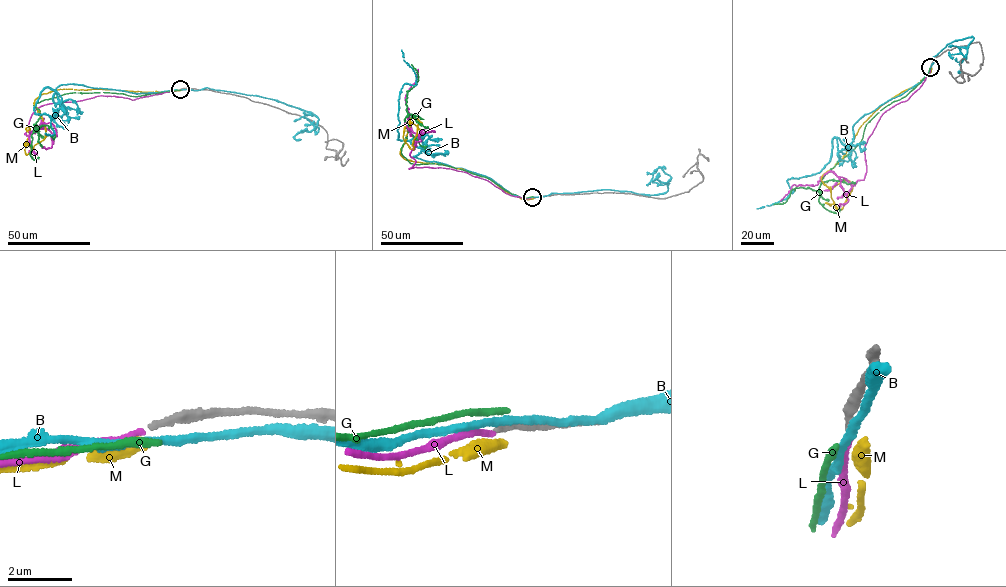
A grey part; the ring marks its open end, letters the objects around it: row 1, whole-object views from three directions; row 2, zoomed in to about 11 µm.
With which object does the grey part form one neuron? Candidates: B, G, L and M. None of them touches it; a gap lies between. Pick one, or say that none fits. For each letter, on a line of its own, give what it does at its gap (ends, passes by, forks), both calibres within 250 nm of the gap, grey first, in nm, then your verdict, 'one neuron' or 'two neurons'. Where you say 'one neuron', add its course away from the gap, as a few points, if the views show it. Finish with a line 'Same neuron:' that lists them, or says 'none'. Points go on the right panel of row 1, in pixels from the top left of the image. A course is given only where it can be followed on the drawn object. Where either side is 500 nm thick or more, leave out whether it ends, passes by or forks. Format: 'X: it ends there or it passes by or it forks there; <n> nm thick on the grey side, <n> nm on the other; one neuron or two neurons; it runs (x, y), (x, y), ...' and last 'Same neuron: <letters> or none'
B: it passes by; 180 nm thick on the grey side, 220 nm on the other; two neurons
G: it ends there; 180 nm thick on the grey side, 240 nm on the other; two neurons
L: it ends there; 180 nm thick on the grey side, 170 nm on the other; two neurons
M: it ends there; 180 nm thick on the grey side, 420 nm on the other; two neurons
Same neuron: none

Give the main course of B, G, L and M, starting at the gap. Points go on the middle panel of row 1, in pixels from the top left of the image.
B: (533, 197), (413, 157), (421, 148), (397, 139), (399, 91), (416, 84), (401, 49)
G: (533, 196), (510, 193), (463, 169), (411, 163), (402, 155), (407, 92), (419, 80), (411, 64)
L: (532, 197), (509, 195), (466, 172), (409, 169), (419, 138), (405, 99), (418, 69)
M: (533, 198), (463, 169), (405, 159), (400, 153), (409, 122), (421, 123), (413, 149), (405, 126)

